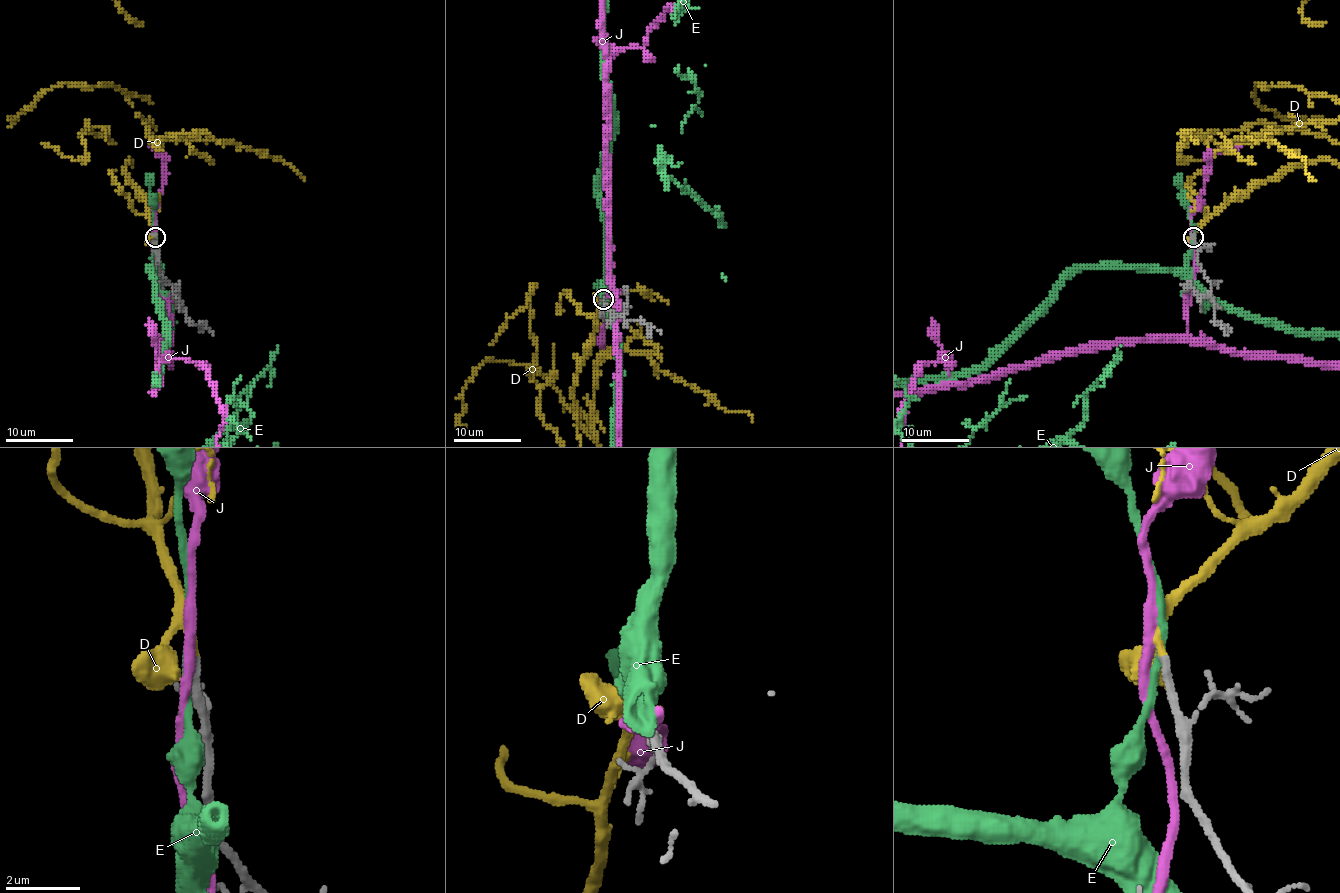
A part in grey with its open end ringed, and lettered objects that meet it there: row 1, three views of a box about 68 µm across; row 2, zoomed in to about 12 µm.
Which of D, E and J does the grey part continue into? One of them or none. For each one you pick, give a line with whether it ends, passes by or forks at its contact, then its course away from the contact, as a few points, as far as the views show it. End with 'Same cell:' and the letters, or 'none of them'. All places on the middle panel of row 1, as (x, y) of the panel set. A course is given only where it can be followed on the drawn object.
D: It passes by
Same cell: D

